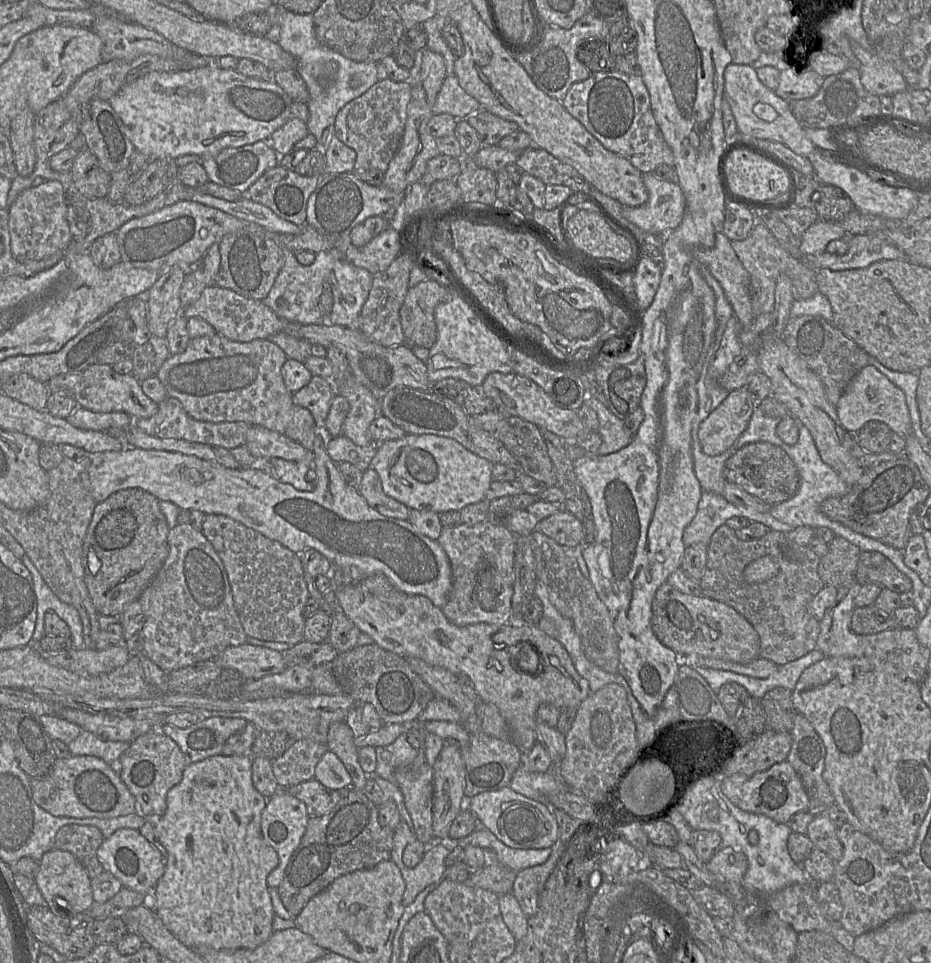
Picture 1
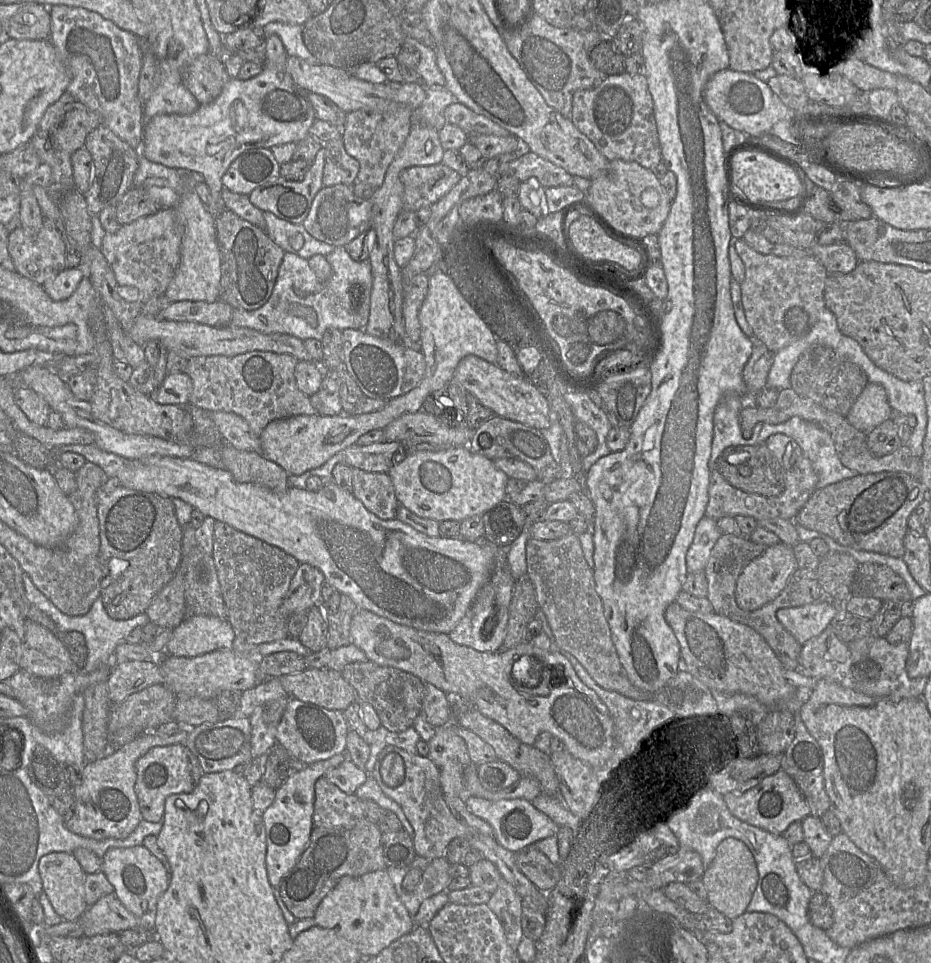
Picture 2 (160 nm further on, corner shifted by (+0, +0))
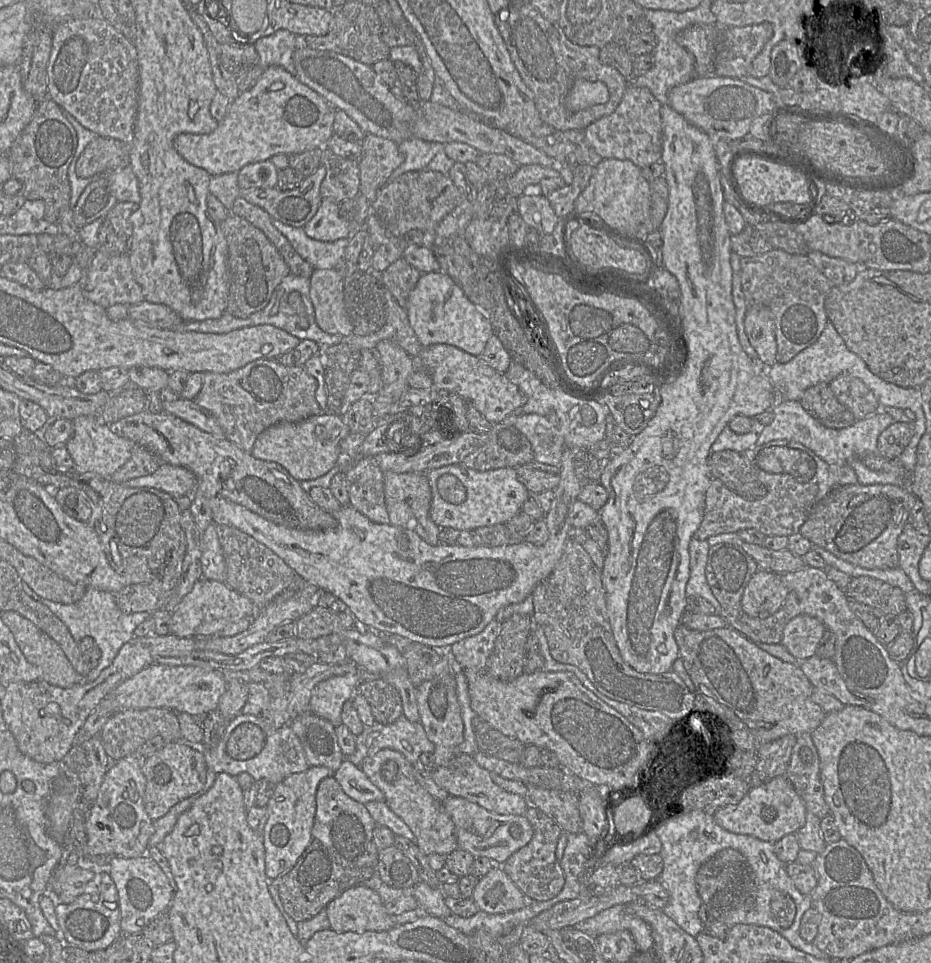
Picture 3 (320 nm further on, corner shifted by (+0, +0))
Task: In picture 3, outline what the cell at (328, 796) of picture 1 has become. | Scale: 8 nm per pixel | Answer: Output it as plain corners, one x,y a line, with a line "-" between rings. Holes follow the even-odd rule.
333,776
321,780
316,792
312,837
319,840
339,863
352,868
376,868
380,851
373,840
375,826
366,807
346,795

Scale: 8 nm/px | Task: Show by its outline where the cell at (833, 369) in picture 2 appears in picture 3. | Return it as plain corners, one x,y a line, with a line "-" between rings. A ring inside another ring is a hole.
821,382
809,387
800,399
802,407
827,428
842,429
856,420
832,393
829,383

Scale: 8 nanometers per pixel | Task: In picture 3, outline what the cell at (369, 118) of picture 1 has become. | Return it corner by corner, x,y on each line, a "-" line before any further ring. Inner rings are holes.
366,134
361,145
362,154
357,161
360,193
372,203
390,174
402,164
404,155
396,142
374,134

